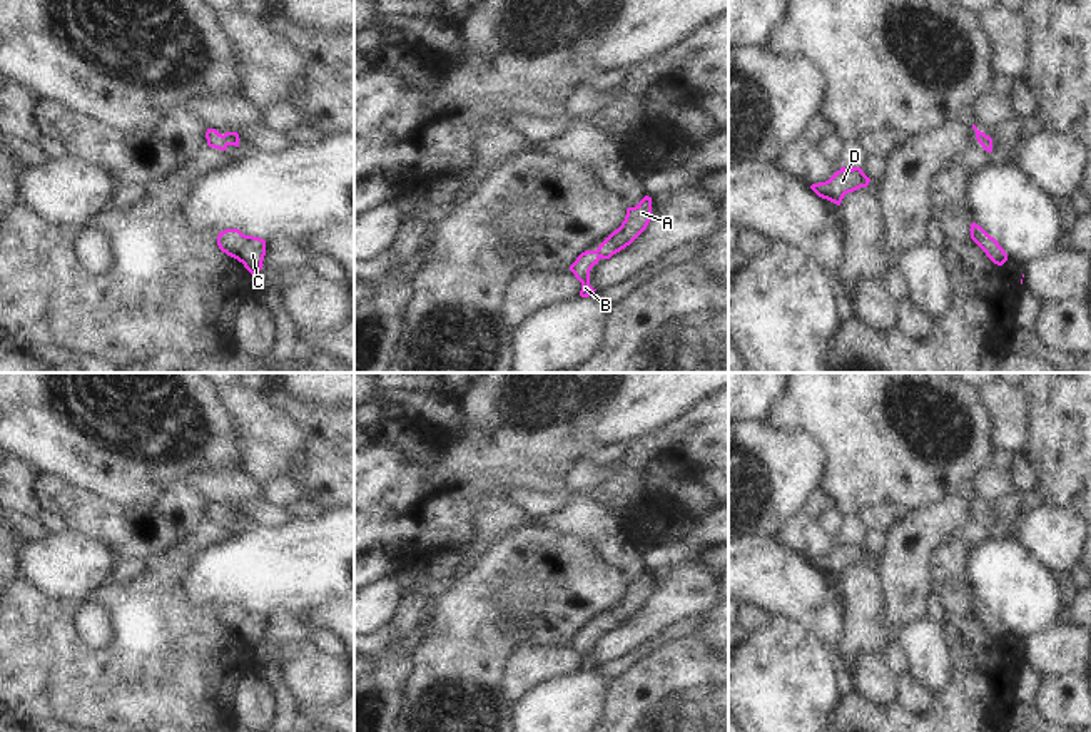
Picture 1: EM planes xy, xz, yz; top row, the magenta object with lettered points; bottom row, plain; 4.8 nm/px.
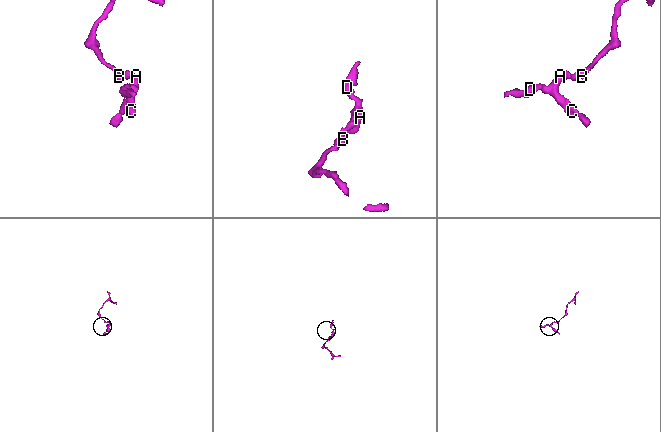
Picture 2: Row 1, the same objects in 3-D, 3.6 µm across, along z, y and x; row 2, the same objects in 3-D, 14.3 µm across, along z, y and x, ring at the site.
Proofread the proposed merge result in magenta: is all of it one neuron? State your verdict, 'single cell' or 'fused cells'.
single cell

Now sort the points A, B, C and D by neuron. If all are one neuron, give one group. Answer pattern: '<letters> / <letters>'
A B C D

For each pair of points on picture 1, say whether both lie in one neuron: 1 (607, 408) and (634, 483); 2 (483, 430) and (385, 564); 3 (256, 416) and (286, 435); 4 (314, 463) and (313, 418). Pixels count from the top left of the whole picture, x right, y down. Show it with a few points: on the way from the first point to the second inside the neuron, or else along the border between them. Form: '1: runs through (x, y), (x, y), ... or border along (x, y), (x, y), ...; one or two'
1: border along (664, 423), (629, 442); two
2: border along (390, 543), (371, 552); two
3: runs through (263, 423), (274, 435), (279, 435); one
4: runs through (314, 452), (311, 430); one

